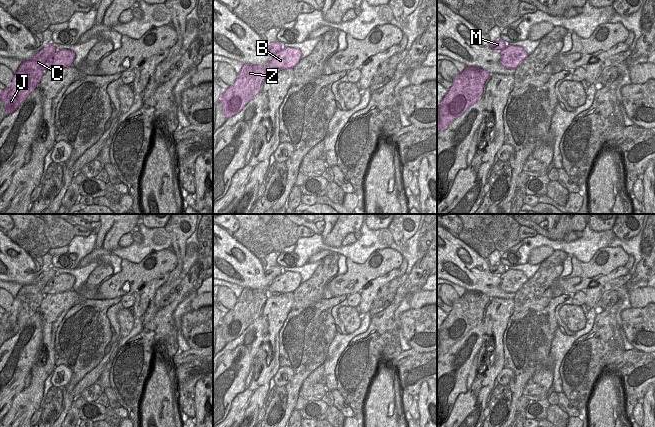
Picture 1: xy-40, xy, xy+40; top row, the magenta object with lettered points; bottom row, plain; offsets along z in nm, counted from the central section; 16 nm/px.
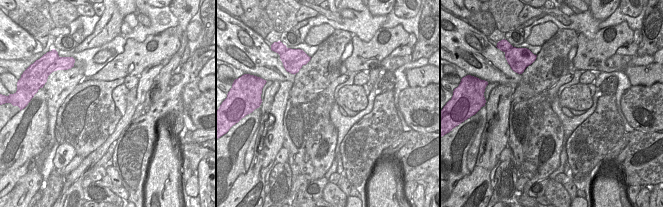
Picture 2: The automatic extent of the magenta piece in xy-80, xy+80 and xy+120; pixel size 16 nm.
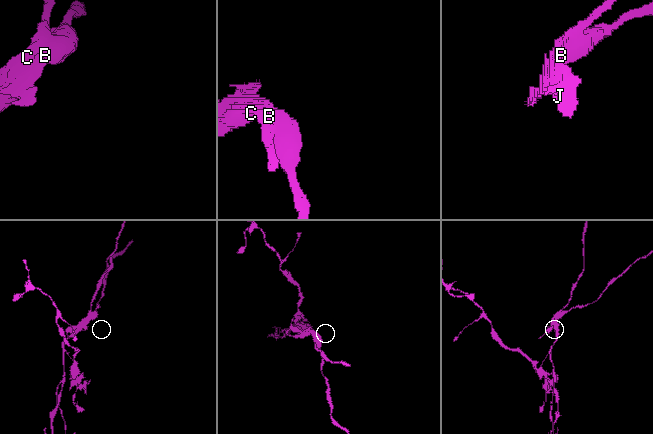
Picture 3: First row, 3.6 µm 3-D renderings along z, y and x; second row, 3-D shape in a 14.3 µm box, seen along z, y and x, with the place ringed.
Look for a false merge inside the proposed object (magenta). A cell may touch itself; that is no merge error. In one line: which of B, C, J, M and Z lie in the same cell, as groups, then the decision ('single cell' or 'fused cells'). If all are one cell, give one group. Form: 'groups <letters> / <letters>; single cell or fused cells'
groups B / C J M Z; fused cells

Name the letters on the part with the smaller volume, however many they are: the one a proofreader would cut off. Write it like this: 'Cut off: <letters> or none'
Cut off: B.

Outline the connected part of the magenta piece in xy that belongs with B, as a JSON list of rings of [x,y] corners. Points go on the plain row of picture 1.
[[[285,271],[276,277],[268,287],[266,299],[274,293],[293,293],[301,284],[301,275],[297,272]]]

